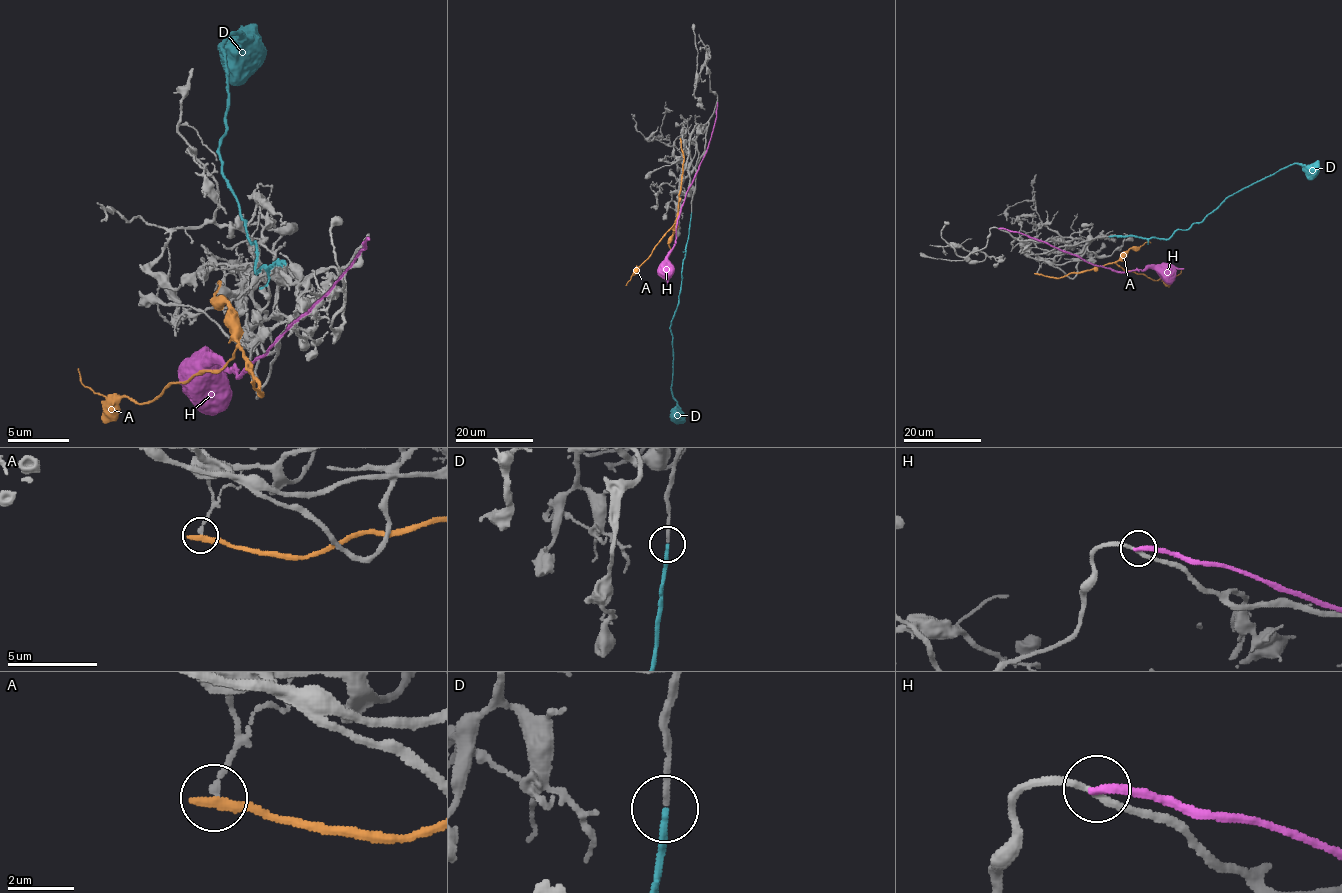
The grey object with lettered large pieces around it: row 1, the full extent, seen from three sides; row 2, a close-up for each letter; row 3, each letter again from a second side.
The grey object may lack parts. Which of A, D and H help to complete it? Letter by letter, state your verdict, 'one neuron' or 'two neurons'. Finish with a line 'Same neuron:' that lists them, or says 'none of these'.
A: two neurons
D: one neuron
H: two neurons
Same neuron: D

